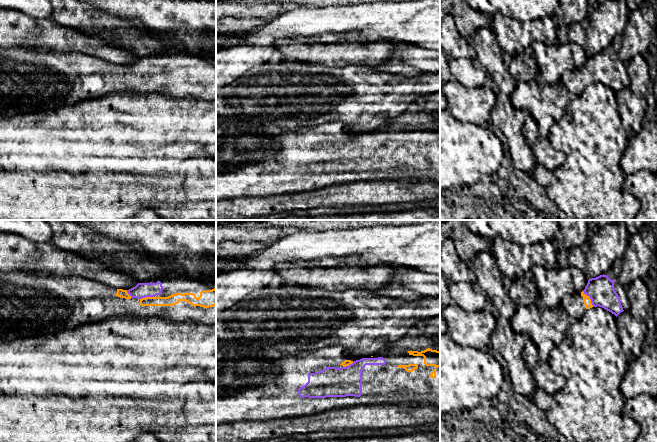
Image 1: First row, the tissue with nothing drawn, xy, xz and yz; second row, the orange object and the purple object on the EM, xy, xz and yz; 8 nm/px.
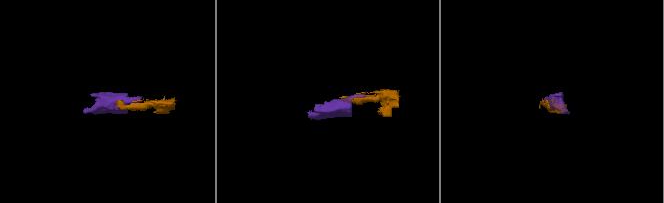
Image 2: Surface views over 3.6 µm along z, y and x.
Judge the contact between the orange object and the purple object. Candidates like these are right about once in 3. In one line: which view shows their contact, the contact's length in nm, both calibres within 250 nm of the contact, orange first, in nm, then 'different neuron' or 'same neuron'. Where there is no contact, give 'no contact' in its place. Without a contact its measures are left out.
yz | 160 nm | 60/220 nm | same neuron

